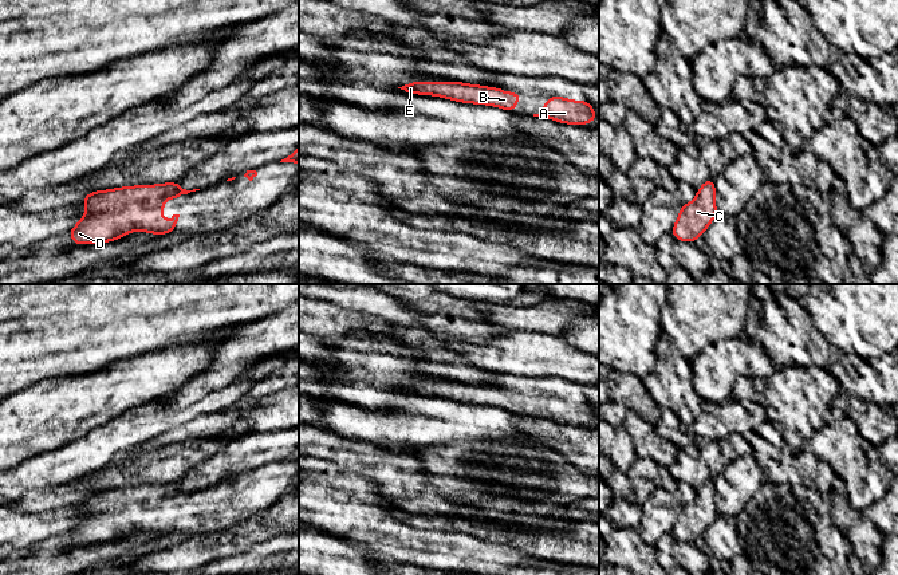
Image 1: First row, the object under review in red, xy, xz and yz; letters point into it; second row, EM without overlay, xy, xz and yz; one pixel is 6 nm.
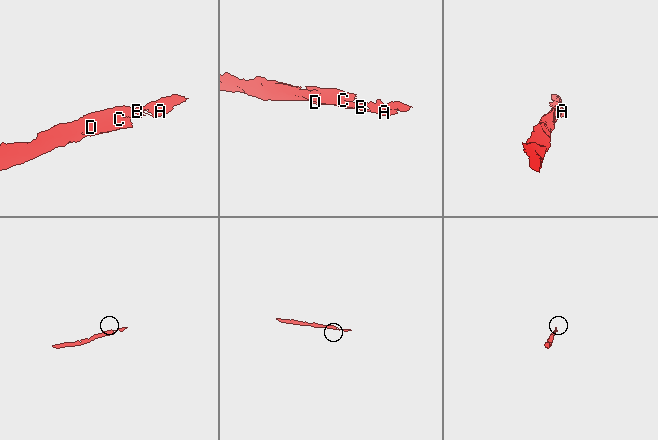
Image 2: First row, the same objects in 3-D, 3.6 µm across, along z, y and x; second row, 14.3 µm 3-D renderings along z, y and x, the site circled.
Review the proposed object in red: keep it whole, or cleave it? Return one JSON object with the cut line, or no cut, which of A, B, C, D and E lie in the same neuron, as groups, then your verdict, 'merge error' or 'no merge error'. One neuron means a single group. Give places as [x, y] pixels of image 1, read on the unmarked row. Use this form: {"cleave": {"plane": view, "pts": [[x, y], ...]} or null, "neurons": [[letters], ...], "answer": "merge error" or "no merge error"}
{"cleave": null, "neurons": [["A", "B", "C", "D", "E"]], "answer": "no merge error"}

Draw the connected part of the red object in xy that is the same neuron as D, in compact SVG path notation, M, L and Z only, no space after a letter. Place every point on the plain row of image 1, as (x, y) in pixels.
M168 483L88 493L83 496L87 513L67 535L79 546L118 540L134 531L174 532L180 515L162 521L164 501L196 491L200 489L186 491L177 483Z

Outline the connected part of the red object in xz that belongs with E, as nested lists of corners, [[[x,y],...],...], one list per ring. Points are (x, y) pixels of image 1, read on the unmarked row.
[[[411,382],[402,387],[409,394],[438,395],[462,403],[478,403],[496,406],[508,411],[515,407],[521,398],[519,393],[505,393],[496,387],[483,387],[460,382]]]

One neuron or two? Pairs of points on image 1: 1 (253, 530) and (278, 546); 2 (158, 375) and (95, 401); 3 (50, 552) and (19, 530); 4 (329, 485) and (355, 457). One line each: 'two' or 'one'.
1: two
2: one
3: two
4: two

